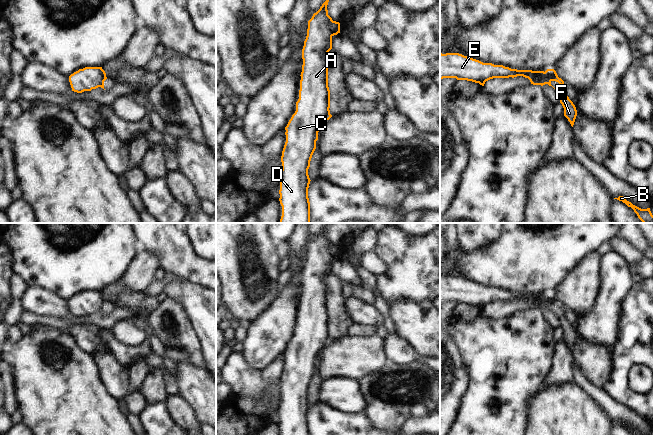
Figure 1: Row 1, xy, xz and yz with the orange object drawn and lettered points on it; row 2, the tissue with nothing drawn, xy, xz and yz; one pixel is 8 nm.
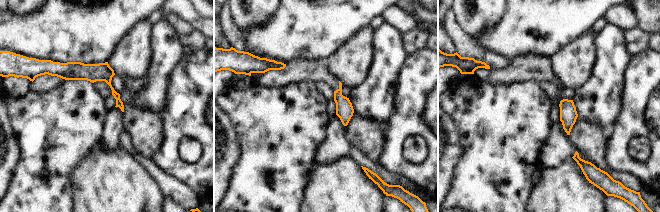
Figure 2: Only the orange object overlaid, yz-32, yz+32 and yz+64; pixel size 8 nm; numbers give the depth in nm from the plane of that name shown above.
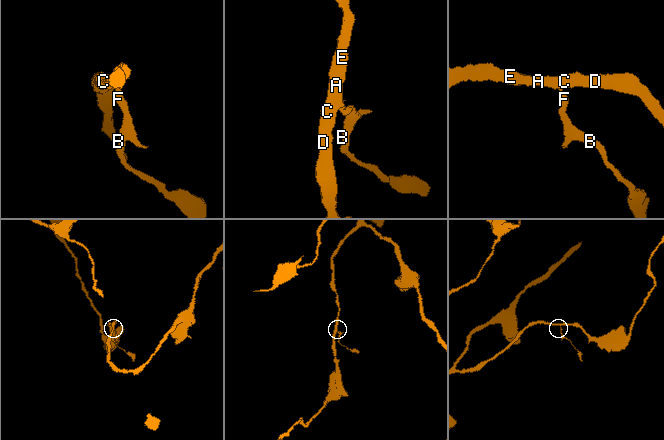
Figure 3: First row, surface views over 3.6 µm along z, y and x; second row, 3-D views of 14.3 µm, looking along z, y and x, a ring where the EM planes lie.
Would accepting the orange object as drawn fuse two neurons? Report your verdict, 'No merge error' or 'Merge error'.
Merge error

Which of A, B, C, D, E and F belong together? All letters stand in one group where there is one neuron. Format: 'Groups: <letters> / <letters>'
Groups: A C D E / B F

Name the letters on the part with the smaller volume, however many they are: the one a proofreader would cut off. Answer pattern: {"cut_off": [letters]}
{"cut_off": ["B", "F"]}

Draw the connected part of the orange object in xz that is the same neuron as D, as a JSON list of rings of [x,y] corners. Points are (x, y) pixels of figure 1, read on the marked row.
[[[326,0],[308,21],[307,36],[302,49],[303,65],[300,75],[299,99],[296,102],[296,111],[285,127],[286,142],[281,156],[282,170],[279,190],[279,201],[282,206],[280,223],[310,223],[308,188],[311,180],[308,169],[316,149],[318,132],[326,123],[330,108],[327,54],[332,49],[332,37],[340,33],[340,23],[333,21],[328,15],[328,2],[329,0]]]

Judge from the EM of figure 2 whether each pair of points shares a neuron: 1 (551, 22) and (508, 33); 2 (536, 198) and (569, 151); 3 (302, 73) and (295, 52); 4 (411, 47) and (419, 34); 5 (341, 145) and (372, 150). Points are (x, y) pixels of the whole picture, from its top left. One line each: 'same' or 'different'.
1: same
2: different
3: different
4: same
5: different

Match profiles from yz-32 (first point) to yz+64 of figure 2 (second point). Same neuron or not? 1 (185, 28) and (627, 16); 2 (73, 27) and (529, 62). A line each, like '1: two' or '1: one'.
1: one
2: two

